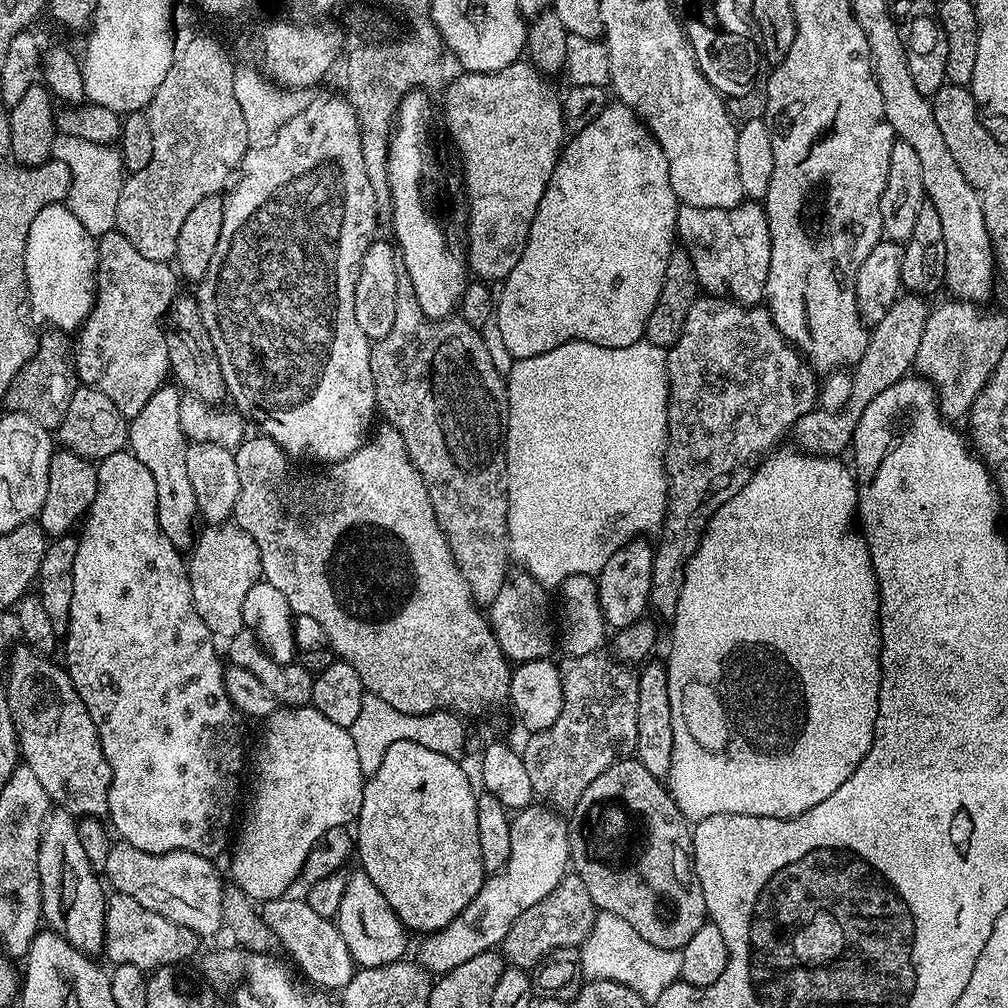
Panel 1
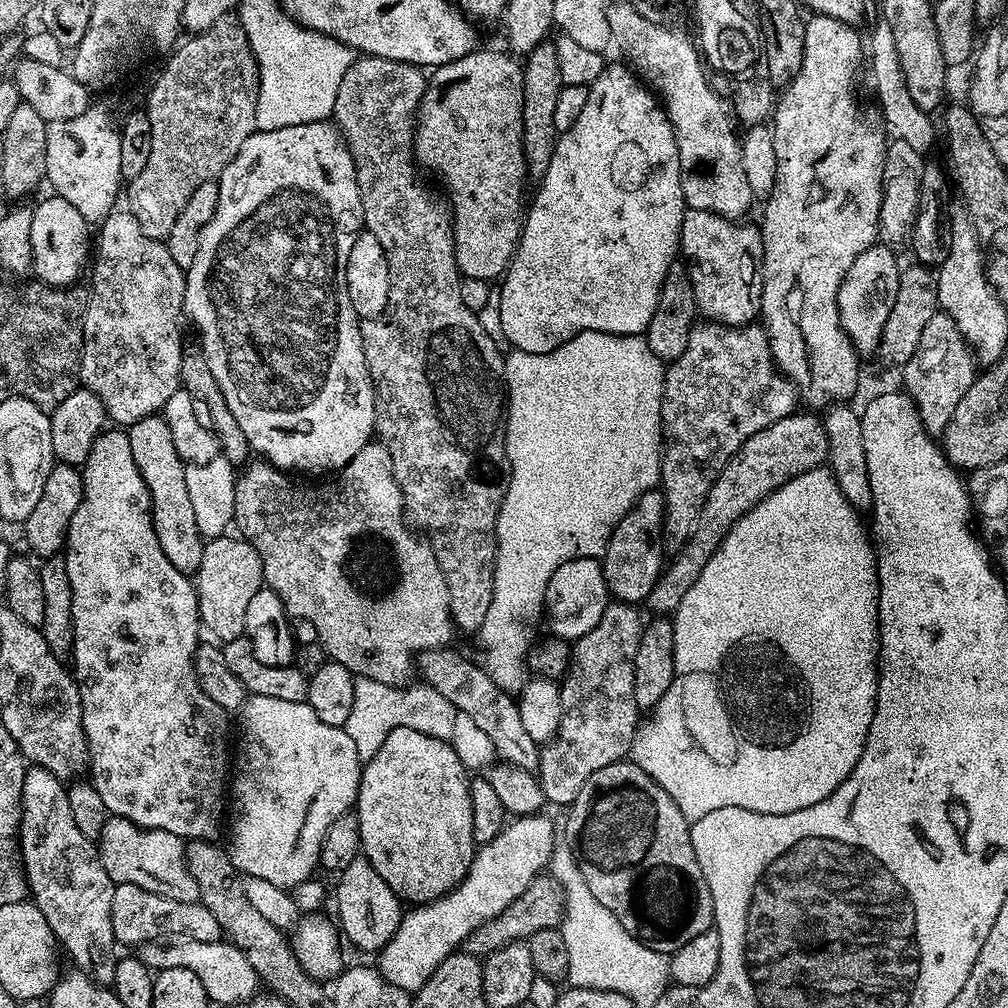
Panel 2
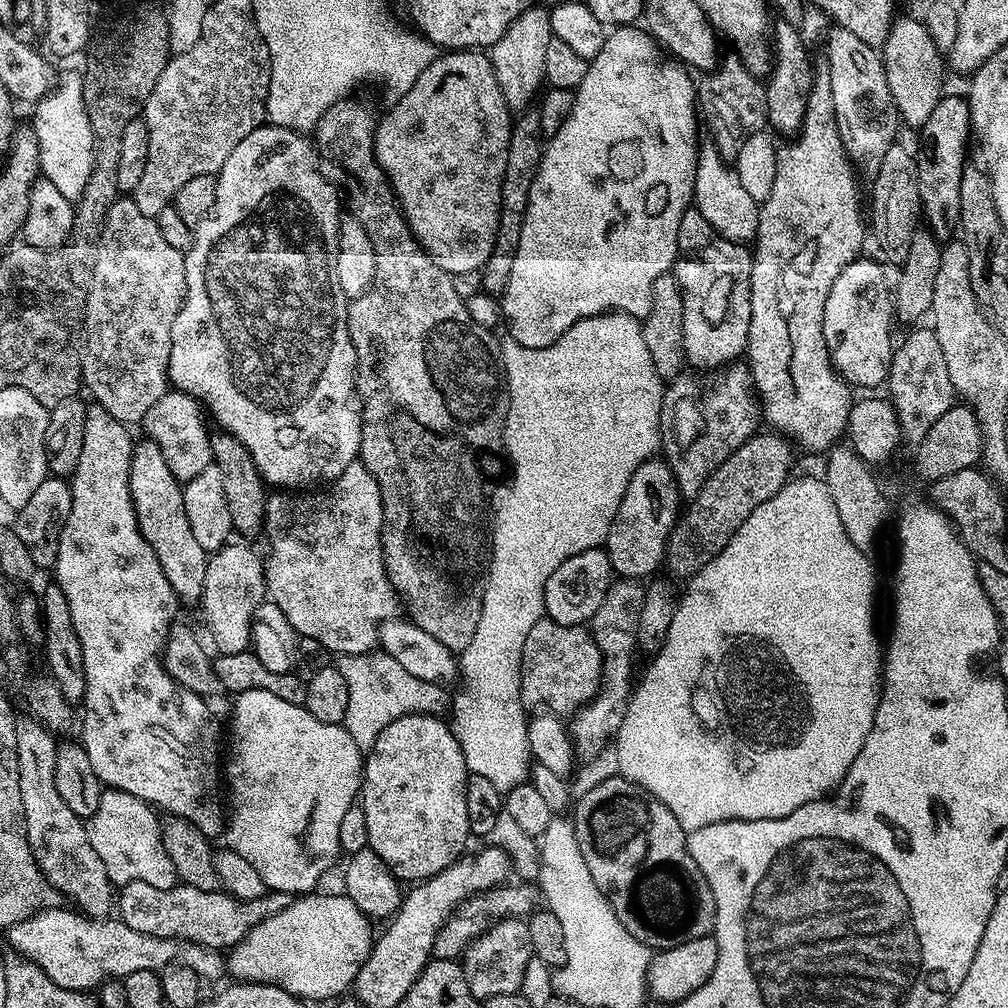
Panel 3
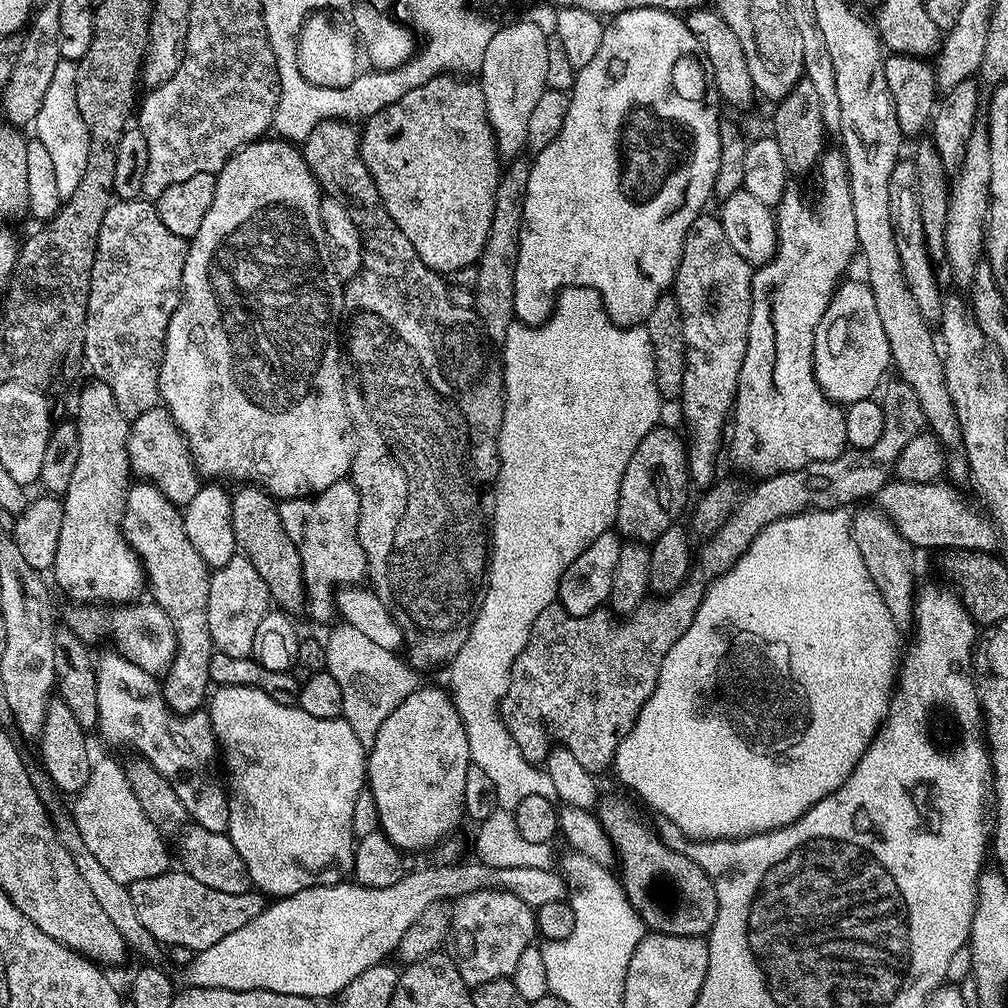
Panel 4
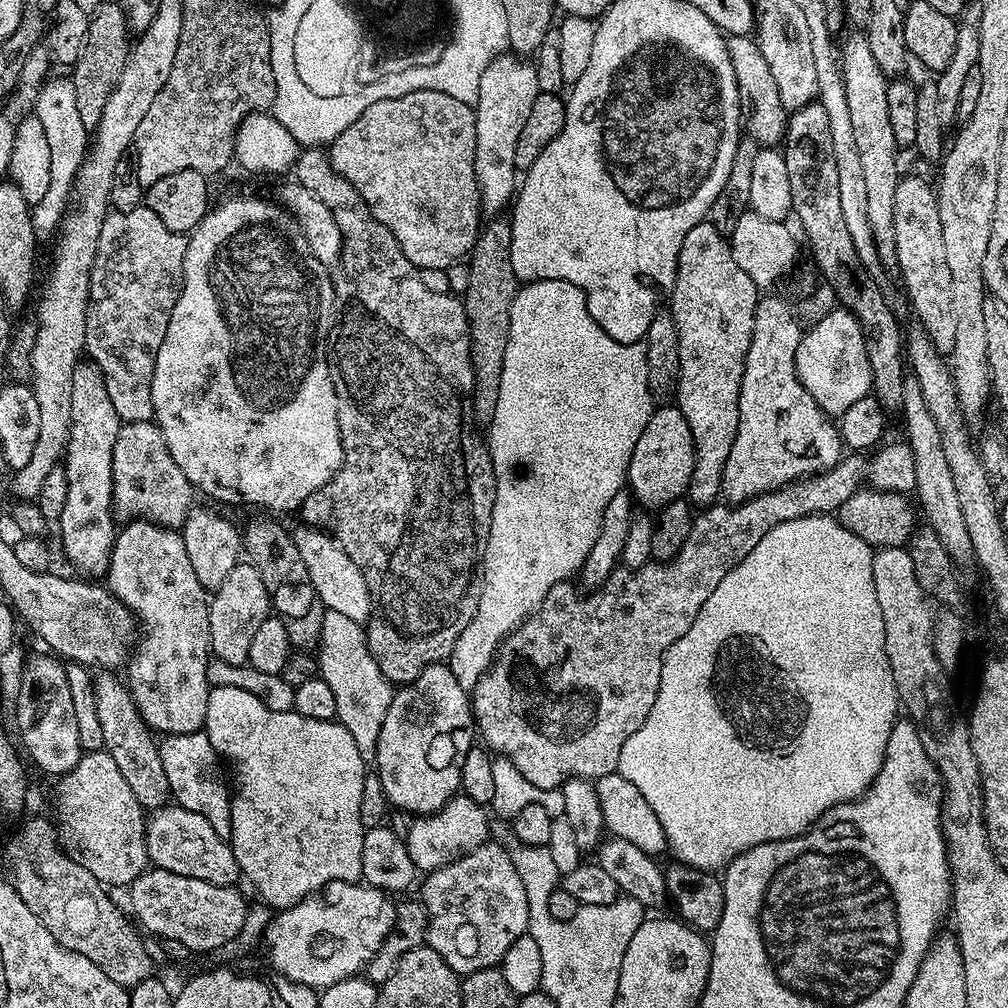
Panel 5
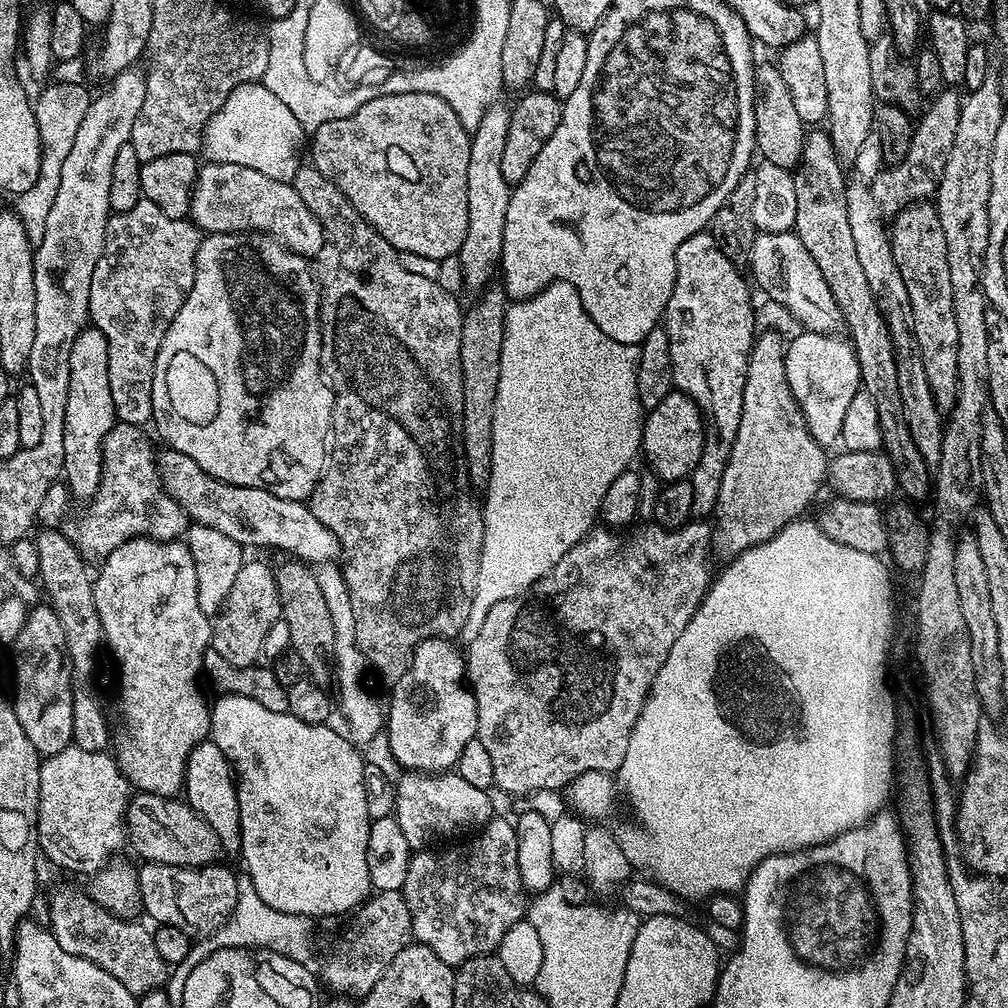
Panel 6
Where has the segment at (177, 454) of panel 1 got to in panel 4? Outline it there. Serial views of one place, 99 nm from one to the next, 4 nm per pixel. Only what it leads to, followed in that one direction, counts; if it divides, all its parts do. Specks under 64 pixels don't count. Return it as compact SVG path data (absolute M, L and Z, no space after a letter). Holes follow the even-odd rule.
M136 483L128 489L122 530L126 542L135 550L140 565L144 567L150 592L152 588L151 599L169 615L176 628L176 657L162 680L164 700L177 714L198 712L210 692L208 671L214 651L210 622L206 622L210 569L206 562L202 562L202 554L194 550L190 538L186 538L183 511L171 504L156 484Z

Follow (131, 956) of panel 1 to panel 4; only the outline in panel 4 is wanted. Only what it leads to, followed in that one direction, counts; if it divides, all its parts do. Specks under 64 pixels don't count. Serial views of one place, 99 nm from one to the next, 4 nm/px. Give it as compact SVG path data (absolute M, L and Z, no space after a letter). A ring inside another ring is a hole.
M169 870L154 878L142 878L142 882L134 882L127 887L139 921L154 939L161 945L187 950L192 954L206 950L214 942L225 938L226 934L241 929L262 914L266 907L265 893L259 890L246 894L222 894L222 890L205 886L183 870Z

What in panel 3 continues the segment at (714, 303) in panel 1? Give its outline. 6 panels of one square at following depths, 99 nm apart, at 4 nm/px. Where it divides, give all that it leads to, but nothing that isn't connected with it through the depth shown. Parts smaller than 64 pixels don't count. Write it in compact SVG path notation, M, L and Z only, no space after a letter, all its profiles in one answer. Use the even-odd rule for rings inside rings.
M733 362L727 365L717 375L721 376L713 384L703 384L702 381L688 375L681 374L667 381L660 407L662 456L667 460L674 474L674 482L684 498L696 496L698 490L706 486L706 478L710 478L710 474L718 470L718 466L722 466L722 462L726 462L726 458L730 458L730 454L738 450L738 446L746 443L751 436L757 435L762 424L762 409L756 390L752 386L752 373L747 363Z

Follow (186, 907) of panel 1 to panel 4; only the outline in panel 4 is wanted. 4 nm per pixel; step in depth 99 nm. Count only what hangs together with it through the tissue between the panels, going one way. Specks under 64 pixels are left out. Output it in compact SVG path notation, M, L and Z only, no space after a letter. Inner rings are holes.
M97 759L92 766L90 782L86 782L75 800L76 805L70 808L70 812L81 831L82 840L115 882L130 885L142 882L142 878L154 878L169 871L165 837L146 818L123 767L120 769L112 760Z

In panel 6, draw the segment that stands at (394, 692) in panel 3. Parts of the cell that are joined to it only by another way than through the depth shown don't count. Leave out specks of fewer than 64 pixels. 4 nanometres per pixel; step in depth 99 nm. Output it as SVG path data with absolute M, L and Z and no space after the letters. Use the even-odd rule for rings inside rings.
M329 563L321 564L315 569L318 586L322 588L322 598L326 598L326 606L330 609L330 618L334 622L334 684L337 684L334 691L334 700L338 705L338 712L344 715L348 723L347 735L357 745L365 746L376 735L383 733L386 728L386 712L376 701L372 692L364 689L364 672L366 673L366 661L361 654L360 648L356 645L354 634L354 609L350 607L350 594L346 590L346 582L343 573Z

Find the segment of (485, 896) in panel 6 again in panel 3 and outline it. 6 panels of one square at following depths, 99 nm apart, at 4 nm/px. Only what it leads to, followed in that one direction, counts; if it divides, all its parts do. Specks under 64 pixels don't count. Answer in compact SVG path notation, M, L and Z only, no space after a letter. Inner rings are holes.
M527 919L497 920L464 951L462 967L466 974L466 986L470 986L470 994L481 1002L495 998L497 994L519 992L526 974L526 962L533 958Z

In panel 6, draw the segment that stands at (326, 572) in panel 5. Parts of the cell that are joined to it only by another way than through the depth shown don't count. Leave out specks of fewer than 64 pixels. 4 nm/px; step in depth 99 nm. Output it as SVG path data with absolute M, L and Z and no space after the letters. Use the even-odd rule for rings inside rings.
M169 448L163 451L156 459L160 484L178 501L193 523L213 527L243 548L278 548L307 564L319 566L339 557L340 544L337 539L314 517L311 507L305 501L279 498L261 487L224 483L206 474L198 462L181 451Z

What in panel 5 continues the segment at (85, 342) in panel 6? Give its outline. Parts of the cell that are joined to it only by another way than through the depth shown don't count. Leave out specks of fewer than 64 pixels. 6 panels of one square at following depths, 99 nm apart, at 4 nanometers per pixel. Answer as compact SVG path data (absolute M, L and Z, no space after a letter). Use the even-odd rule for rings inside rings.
M93 362L77 364L72 388L68 447L62 457L68 489L66 506L60 515L58 527L65 558L80 571L77 573L88 578L100 578L107 573L112 544L118 531L112 510L112 459L121 423L119 414L114 410L114 402L110 402L110 394L106 391L106 378L102 370Z

